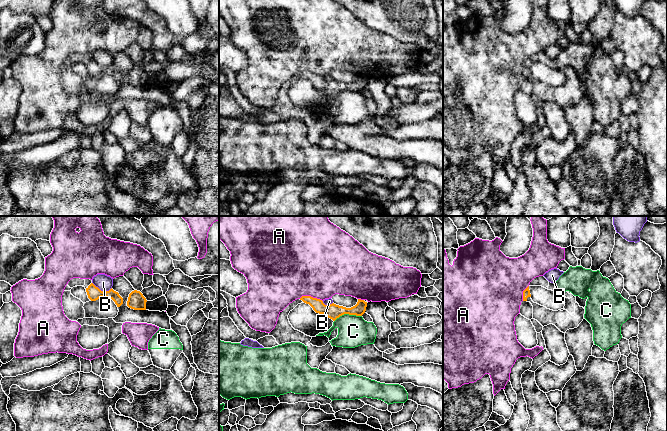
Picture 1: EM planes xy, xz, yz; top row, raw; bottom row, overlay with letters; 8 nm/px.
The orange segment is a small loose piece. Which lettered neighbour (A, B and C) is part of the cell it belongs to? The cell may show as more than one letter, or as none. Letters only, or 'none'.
none

